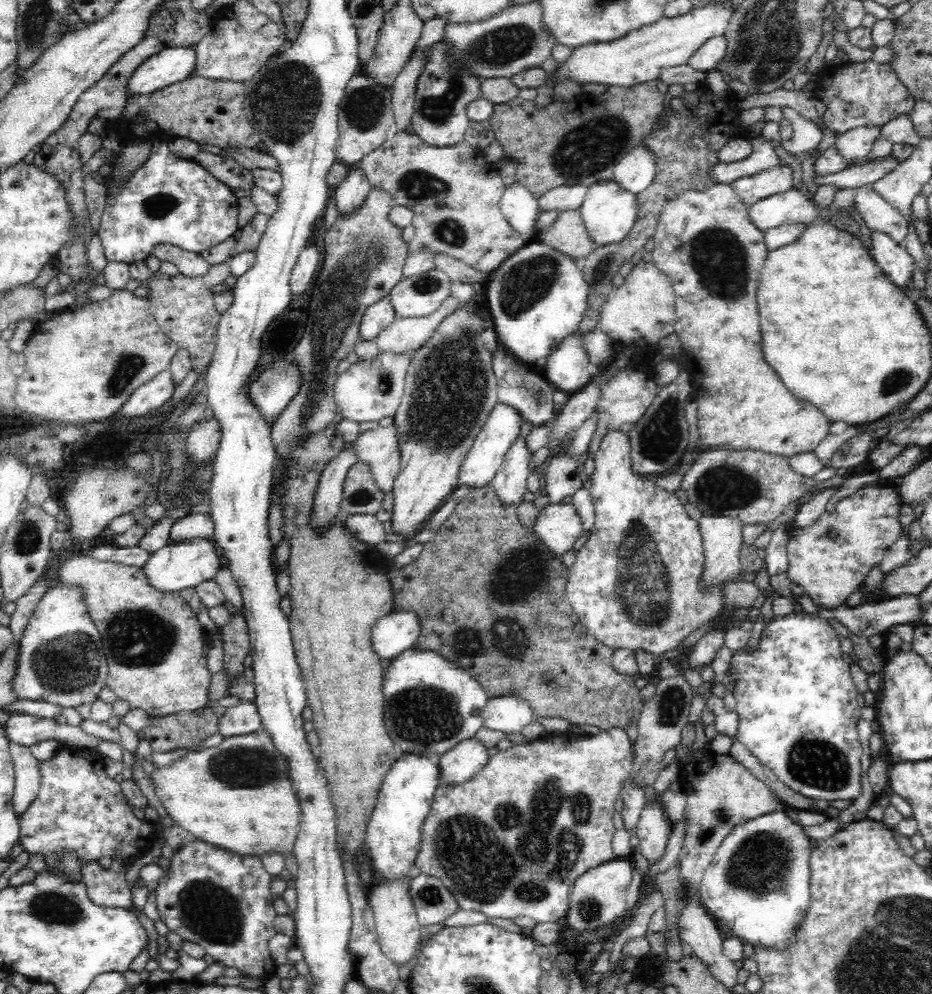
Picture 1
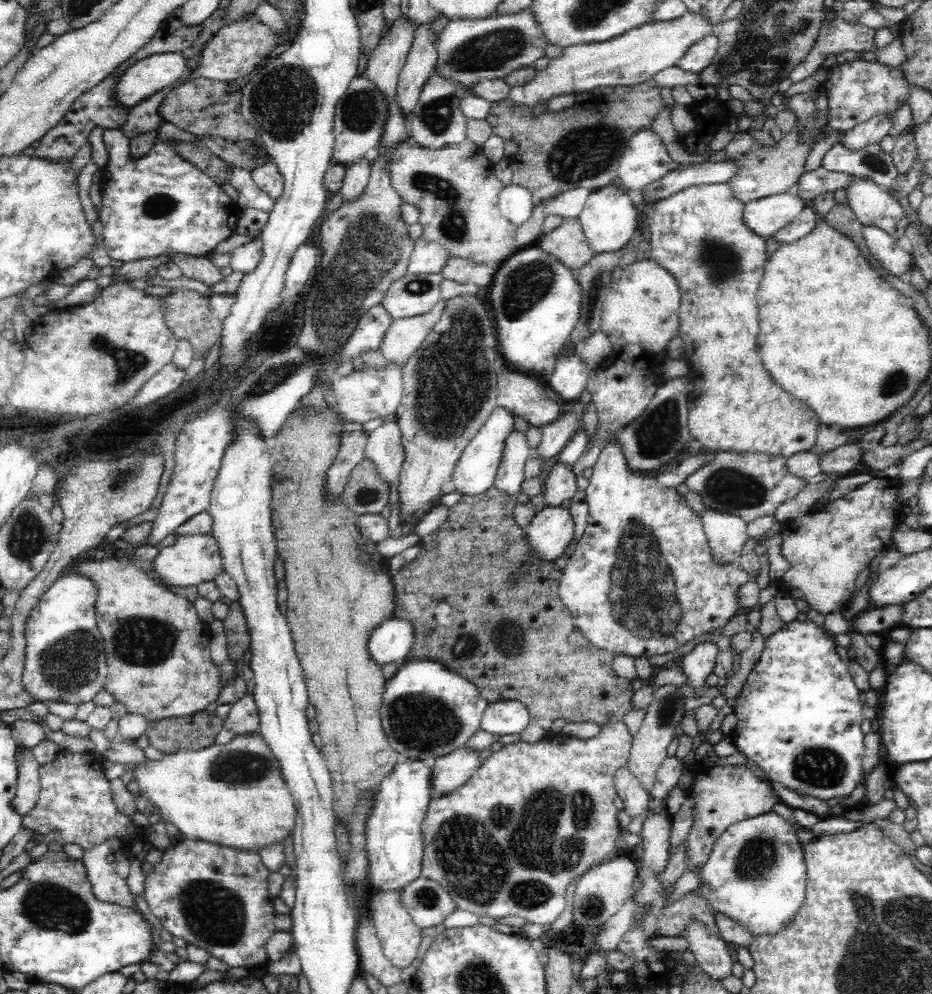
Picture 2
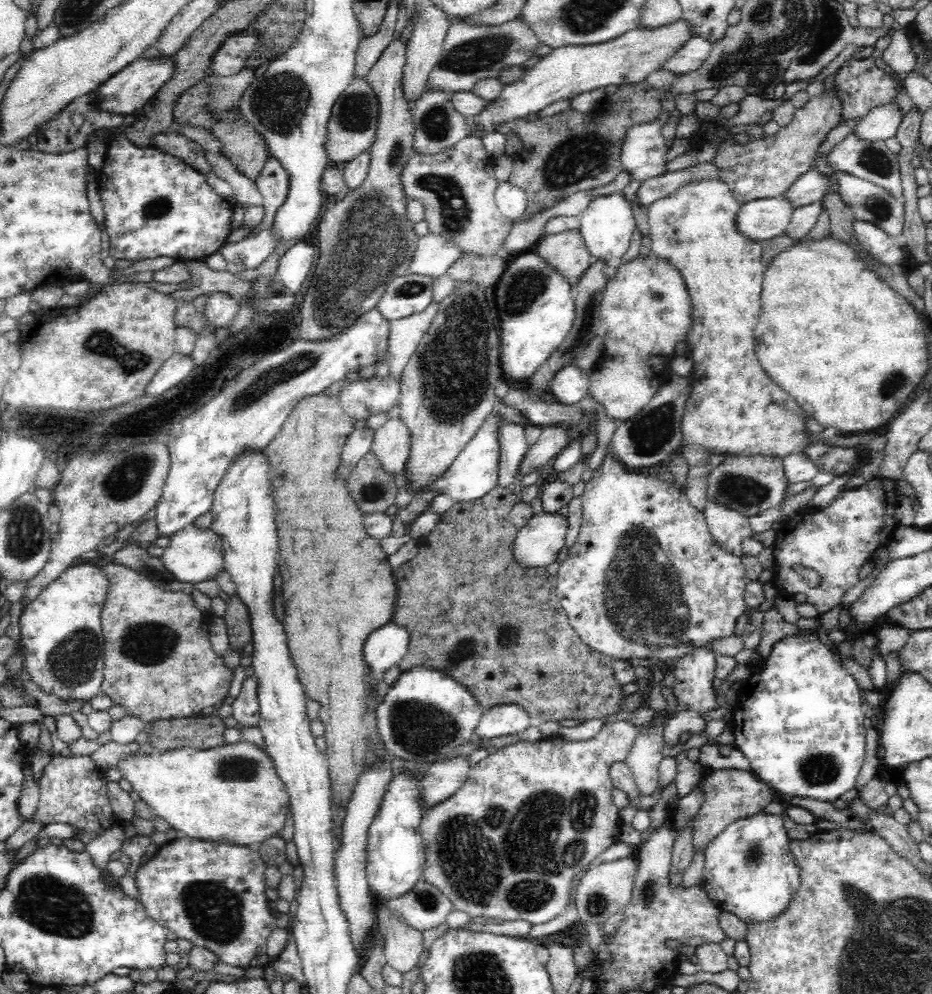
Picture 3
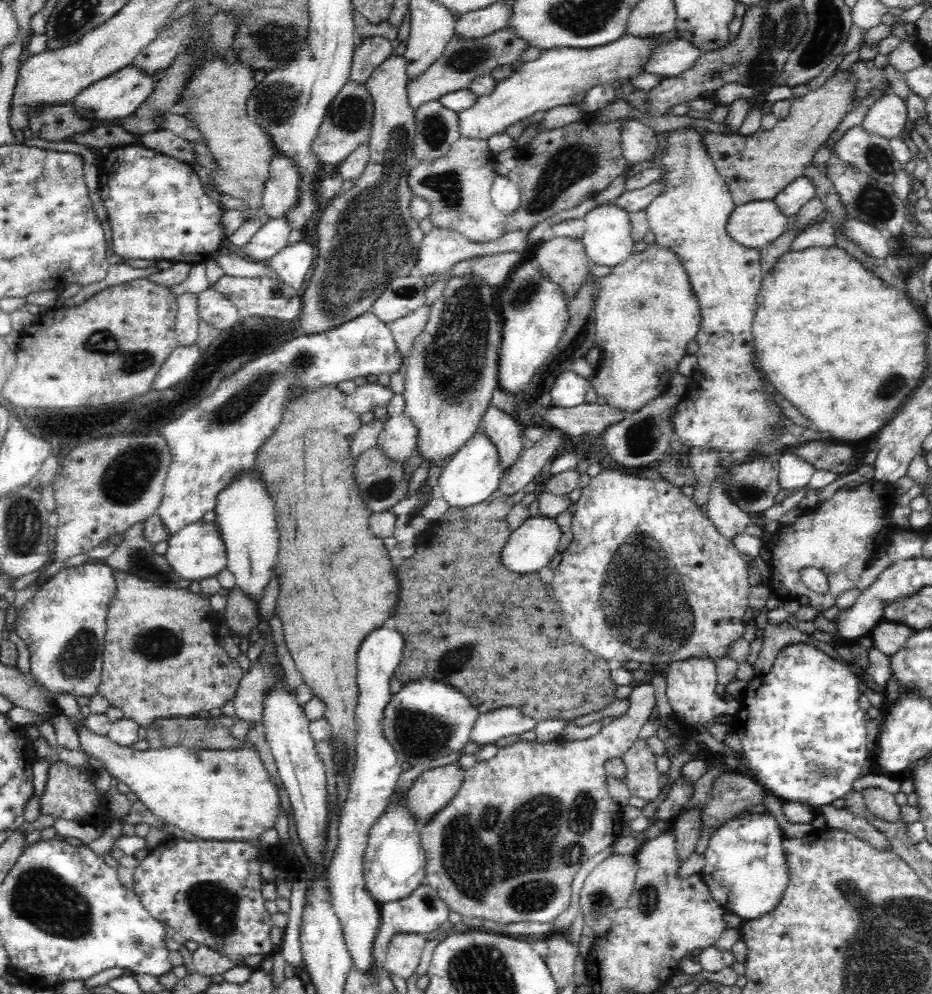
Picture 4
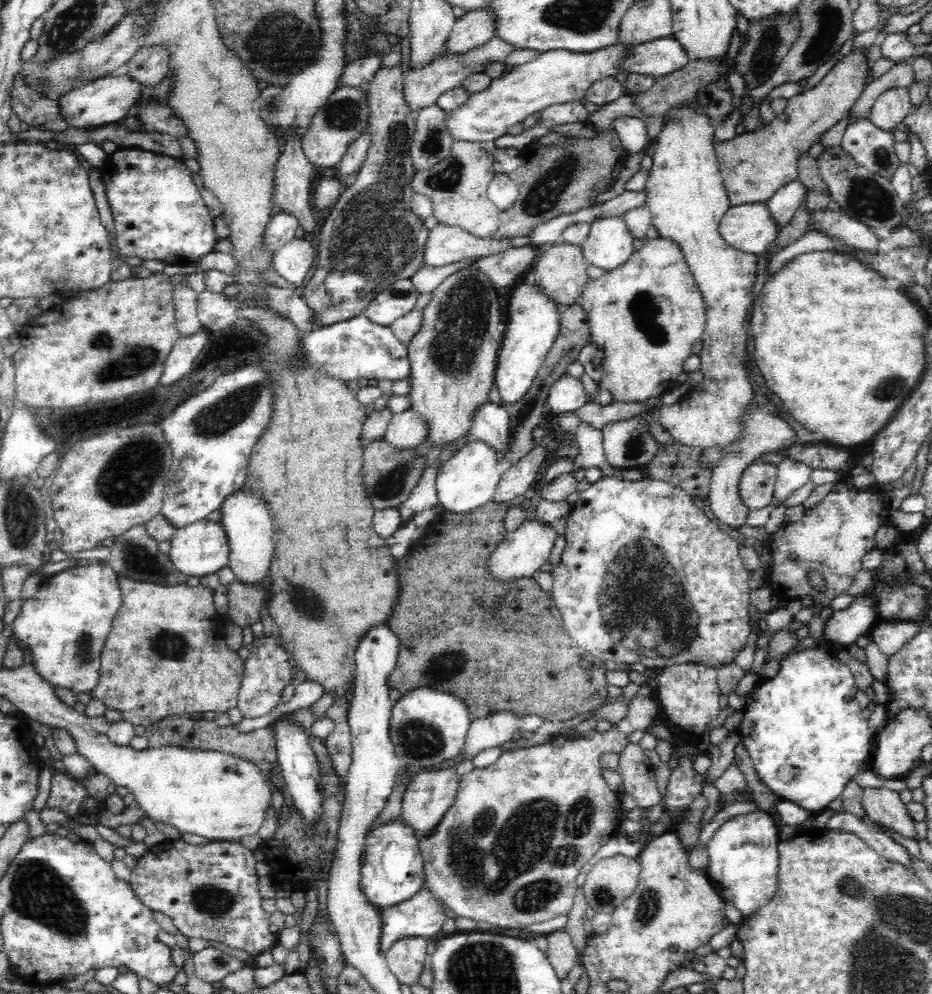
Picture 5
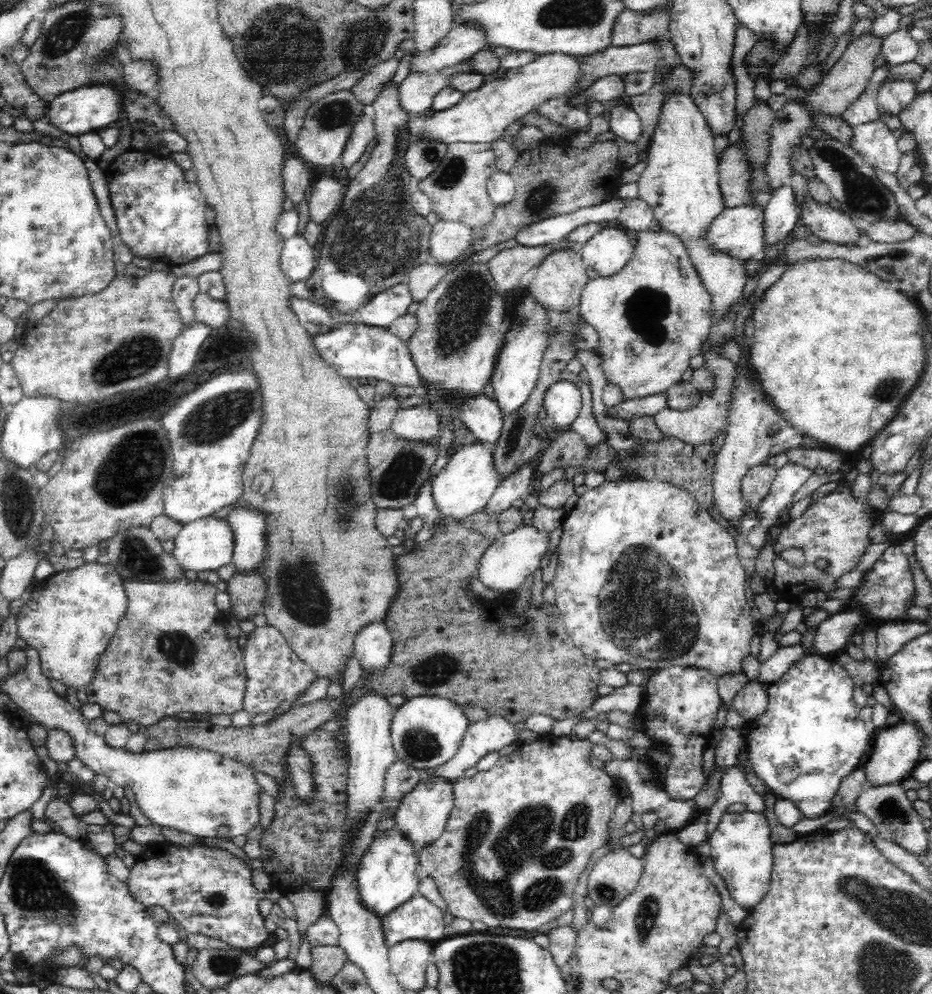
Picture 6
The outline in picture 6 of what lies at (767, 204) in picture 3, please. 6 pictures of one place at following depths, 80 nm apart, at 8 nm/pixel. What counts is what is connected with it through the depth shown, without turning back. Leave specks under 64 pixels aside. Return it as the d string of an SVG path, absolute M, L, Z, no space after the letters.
M748 205L725 208L713 219L712 226L705 233L705 240L708 241L709 248L715 248L717 252L734 256L737 260L759 256L765 248L763 208L764 206Z

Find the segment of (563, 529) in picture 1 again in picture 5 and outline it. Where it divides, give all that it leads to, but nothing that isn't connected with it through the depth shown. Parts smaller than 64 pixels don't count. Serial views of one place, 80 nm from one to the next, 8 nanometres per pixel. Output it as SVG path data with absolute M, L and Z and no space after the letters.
M536 518L532 521L527 520L516 530L509 532L500 545L492 554L488 561L488 574L502 582L508 582L512 578L530 578L534 572L540 571L540 568L547 564L554 542L558 538L559 532L552 525L545 525Z

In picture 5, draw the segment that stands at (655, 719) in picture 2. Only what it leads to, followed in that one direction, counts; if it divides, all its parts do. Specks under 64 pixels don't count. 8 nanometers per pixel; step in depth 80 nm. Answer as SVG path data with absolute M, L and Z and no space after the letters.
M630 743L619 754L619 763L615 770L623 778L625 792L633 796L637 806L642 809L662 802L654 779L657 767L645 752L646 749L640 744Z

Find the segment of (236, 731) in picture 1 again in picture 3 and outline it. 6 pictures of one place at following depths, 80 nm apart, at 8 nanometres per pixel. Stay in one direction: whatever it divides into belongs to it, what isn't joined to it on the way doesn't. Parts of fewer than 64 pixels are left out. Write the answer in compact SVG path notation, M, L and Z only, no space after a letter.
M256 677L247 678L239 695L232 702L232 717L238 729L256 727L259 723L259 705L256 694Z

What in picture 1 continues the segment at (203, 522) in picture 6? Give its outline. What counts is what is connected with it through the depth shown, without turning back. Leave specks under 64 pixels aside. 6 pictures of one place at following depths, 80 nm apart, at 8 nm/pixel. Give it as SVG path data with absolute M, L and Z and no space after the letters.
M186 539L173 547L163 546L149 555L149 560L142 566L143 574L154 589L168 593L195 588L204 581L214 579L222 569L211 539Z

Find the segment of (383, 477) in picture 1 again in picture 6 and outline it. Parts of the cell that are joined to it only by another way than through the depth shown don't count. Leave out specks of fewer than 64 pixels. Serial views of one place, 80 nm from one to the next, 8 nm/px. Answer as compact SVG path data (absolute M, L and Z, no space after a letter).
M428 405L413 406L398 411L392 419L391 428L396 439L405 442L426 442L438 435L438 413Z

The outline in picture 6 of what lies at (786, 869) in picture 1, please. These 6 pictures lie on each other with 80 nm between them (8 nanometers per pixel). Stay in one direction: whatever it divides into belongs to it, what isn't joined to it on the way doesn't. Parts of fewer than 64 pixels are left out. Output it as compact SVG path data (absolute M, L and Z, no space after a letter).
M762 812L724 813L714 832L708 837L709 860L722 877L732 899L747 913L768 894L773 869L773 846L770 823Z

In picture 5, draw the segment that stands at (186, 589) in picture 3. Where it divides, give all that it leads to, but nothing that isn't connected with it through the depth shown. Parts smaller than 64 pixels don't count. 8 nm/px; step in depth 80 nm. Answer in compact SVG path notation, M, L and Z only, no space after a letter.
M145 525L133 526L117 537L111 546L111 554L106 561L118 576L132 578L138 582L151 582L160 586L187 584L188 577L174 567L167 554L158 551L157 542L148 535Z

